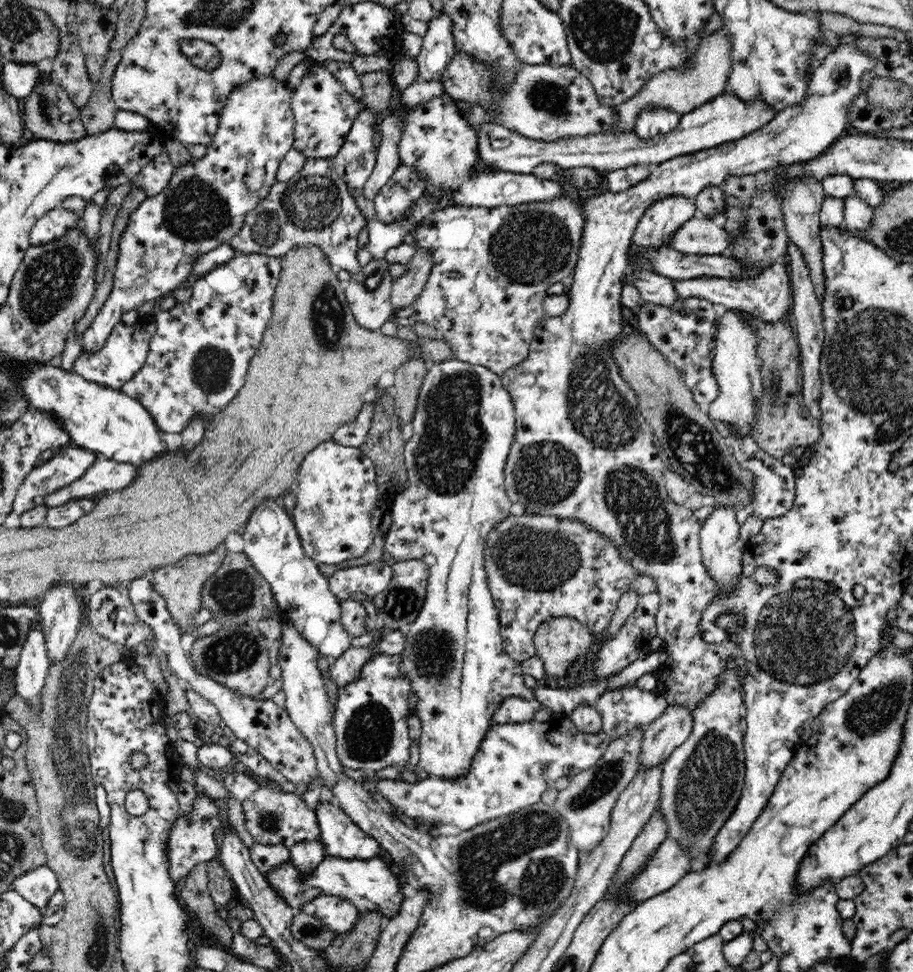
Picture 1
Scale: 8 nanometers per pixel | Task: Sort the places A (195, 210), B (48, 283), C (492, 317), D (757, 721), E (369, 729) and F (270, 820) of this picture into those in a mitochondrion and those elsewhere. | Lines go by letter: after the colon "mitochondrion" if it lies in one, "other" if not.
A: mitochondrion
B: mitochondrion
C: other
D: other
E: mitochondrion
F: mitochondrion

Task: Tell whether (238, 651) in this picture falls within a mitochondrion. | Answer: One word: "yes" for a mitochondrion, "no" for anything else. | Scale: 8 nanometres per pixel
yes

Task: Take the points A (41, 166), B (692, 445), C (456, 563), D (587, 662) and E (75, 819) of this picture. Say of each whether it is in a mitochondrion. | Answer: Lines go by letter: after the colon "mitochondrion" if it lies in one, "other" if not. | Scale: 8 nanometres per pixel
A: other
B: mitochondrion
C: other
D: other
E: mitochondrion

